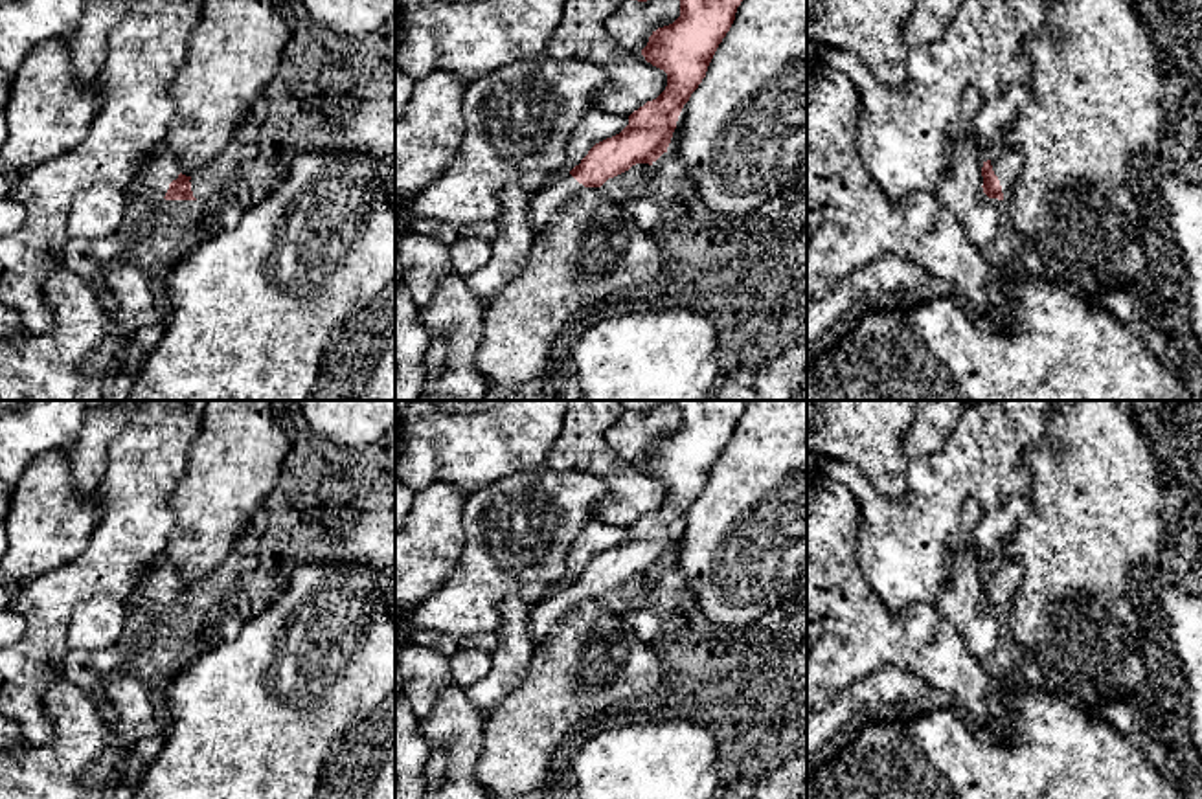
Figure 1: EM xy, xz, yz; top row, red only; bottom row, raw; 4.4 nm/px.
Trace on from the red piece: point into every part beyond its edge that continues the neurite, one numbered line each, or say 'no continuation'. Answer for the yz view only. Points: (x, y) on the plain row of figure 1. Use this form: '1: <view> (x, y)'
1: yz (1006, 573)

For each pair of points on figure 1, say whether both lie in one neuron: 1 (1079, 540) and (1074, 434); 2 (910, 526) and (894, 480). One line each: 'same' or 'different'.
1: same
2: different

